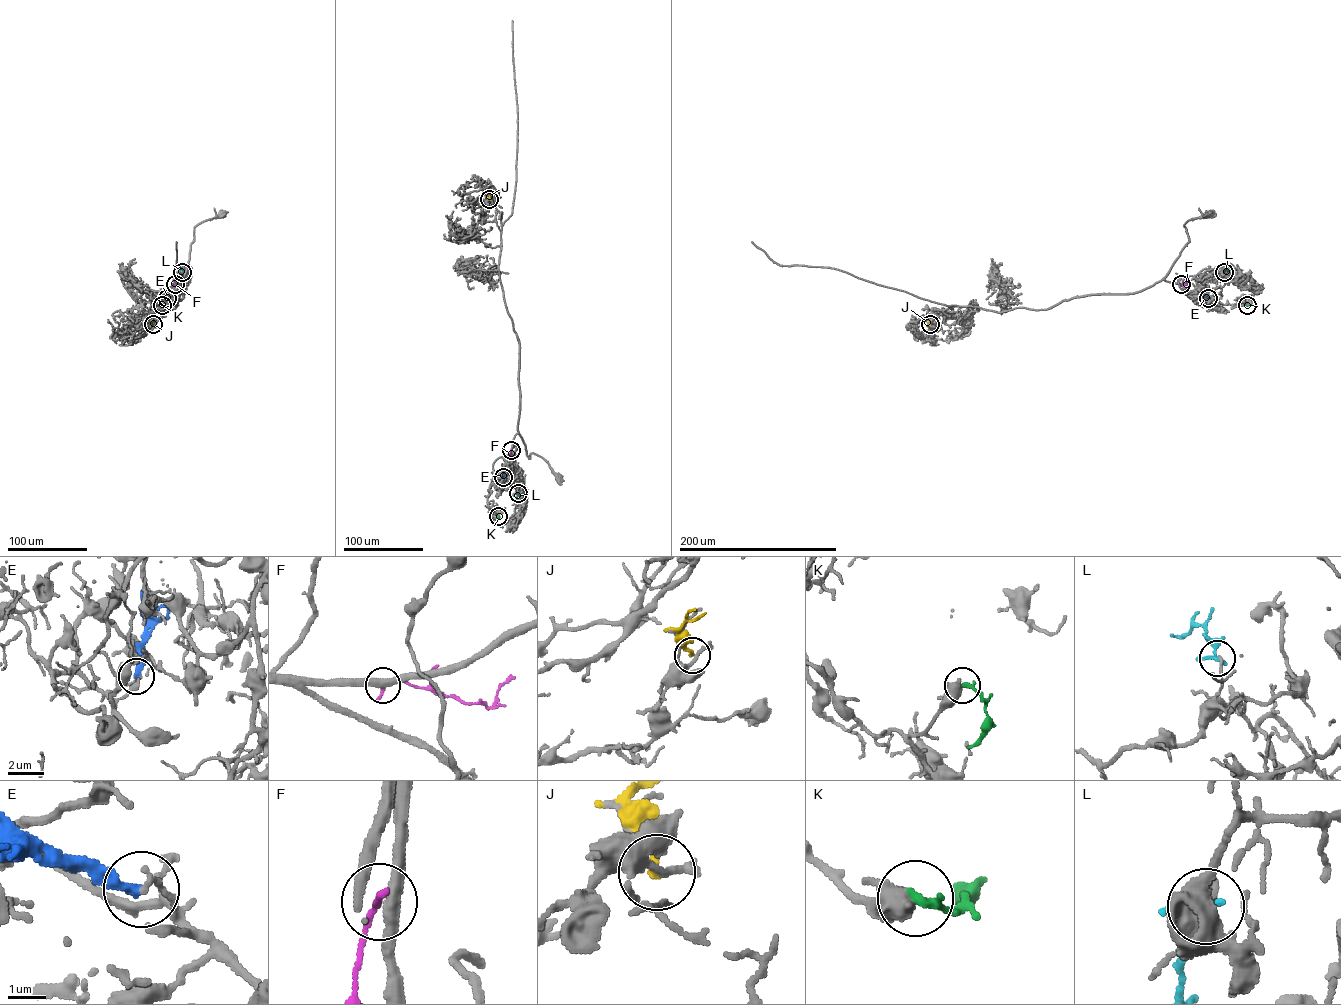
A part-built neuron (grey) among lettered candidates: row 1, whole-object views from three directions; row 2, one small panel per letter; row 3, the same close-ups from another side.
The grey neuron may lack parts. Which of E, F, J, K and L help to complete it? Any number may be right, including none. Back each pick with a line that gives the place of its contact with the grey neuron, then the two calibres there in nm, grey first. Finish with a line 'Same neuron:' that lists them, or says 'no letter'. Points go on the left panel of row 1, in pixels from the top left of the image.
Same neuron: no letter

